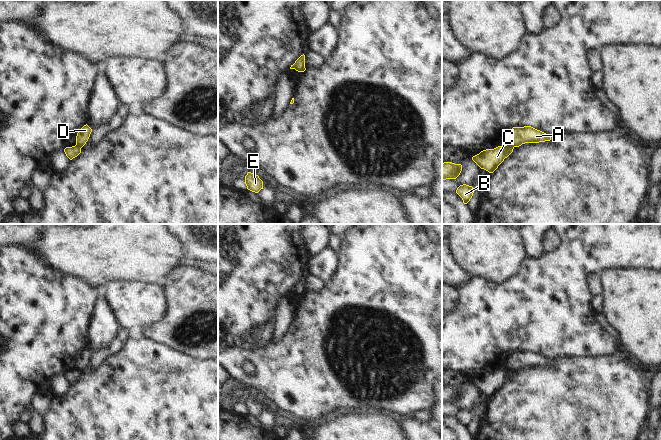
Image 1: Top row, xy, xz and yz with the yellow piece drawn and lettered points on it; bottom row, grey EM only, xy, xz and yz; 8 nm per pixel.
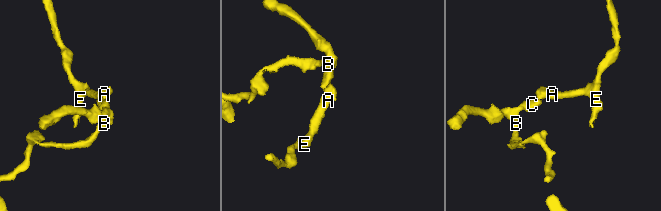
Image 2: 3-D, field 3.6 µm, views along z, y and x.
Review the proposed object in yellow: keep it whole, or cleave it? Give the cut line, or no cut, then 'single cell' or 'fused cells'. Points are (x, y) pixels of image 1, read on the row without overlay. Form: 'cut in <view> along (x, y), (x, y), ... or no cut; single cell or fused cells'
cut in yz along (507, 368), (513, 372); fused cells

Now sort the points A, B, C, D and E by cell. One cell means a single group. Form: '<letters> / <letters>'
A D E / B C

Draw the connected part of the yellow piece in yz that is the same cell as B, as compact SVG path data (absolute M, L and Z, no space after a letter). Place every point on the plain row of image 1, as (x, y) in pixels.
M463 408L457 412L456 417L462 422L463 427L467 428L472 422L474 414L472 410Z

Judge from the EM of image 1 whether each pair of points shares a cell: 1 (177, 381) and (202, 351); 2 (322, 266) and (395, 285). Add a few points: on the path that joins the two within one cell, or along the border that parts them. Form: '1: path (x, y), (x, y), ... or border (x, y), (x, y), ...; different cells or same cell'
1: border (174, 349), (191, 357), (207, 360); different cells
2: border (337, 255), (337, 269), (325, 283); different cells

